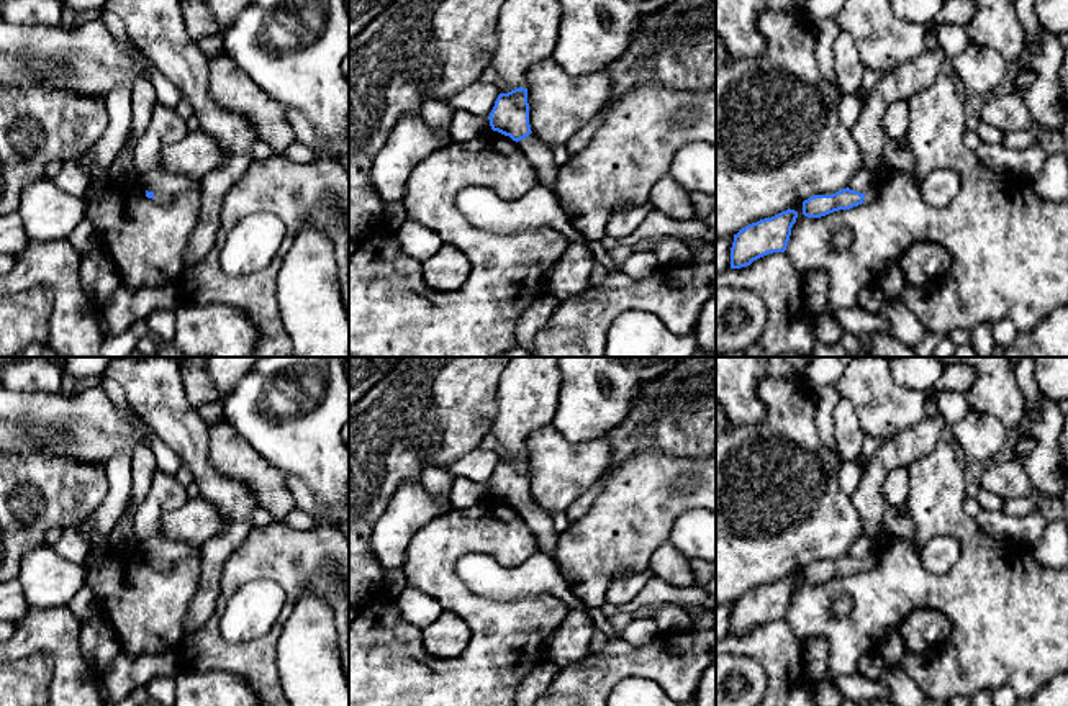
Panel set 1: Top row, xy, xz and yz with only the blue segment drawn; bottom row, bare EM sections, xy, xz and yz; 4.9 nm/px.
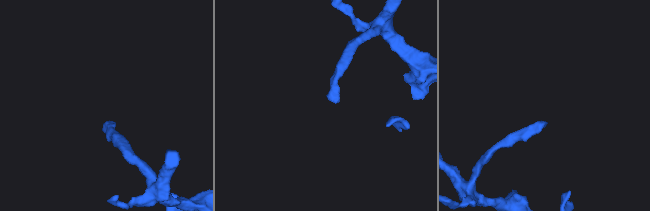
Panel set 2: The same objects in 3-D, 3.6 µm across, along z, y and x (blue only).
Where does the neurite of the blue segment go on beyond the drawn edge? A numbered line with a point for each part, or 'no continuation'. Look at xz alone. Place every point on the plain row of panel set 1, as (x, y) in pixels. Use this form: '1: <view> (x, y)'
1: xz (534, 516)

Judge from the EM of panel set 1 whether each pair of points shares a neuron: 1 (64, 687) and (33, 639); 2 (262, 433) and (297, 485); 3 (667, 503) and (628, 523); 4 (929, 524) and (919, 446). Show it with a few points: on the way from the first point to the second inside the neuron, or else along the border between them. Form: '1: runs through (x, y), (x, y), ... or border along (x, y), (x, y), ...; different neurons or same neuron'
1: runs through (64, 672), (64, 659), (48, 642); same neuron
2: border along (289, 475), (298, 477), (316, 502); different neurons
3: runs through (657, 503), (647, 503), (638, 513); same neuron
4: border along (941, 438), (908, 469); different neurons

